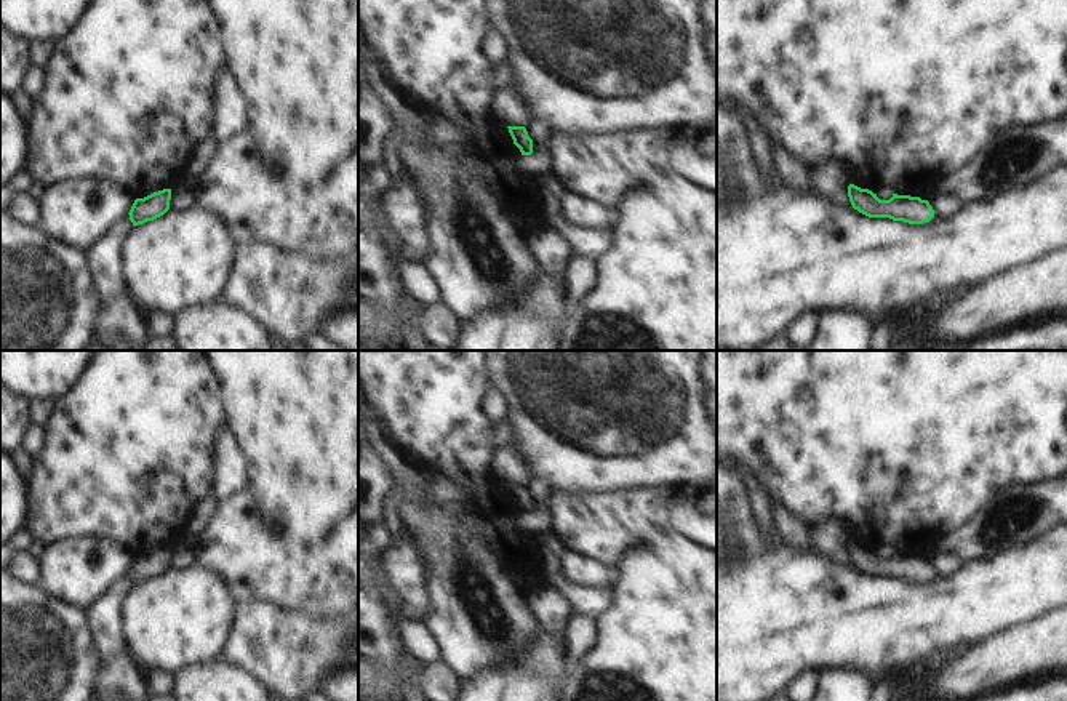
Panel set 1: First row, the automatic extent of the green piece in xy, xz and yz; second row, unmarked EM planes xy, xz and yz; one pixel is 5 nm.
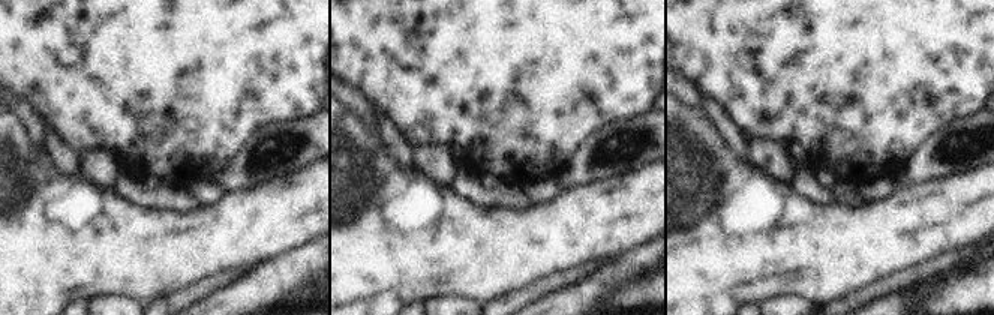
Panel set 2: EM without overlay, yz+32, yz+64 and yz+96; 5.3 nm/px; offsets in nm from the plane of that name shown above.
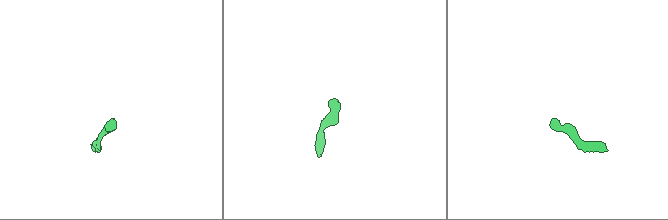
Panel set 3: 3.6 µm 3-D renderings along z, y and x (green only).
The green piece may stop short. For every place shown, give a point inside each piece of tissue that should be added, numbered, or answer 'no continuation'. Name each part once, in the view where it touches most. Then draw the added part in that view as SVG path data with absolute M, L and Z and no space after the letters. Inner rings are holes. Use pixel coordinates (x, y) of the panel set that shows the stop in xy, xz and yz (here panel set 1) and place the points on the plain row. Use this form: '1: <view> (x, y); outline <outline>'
no continuation

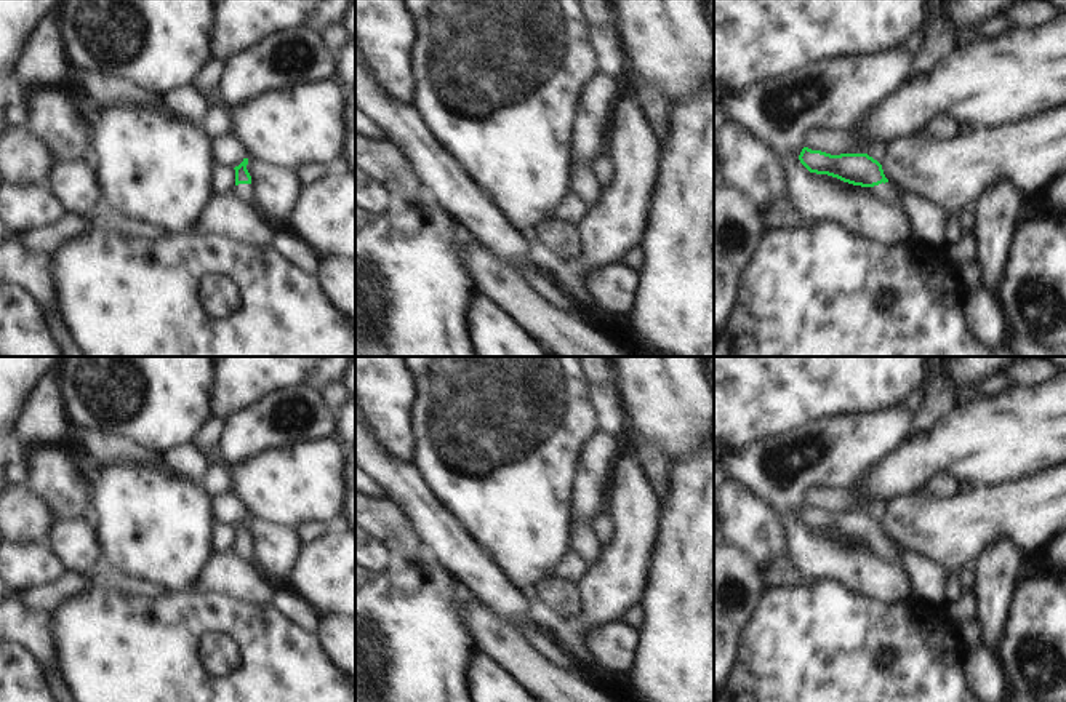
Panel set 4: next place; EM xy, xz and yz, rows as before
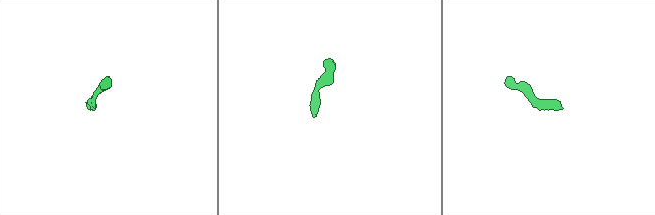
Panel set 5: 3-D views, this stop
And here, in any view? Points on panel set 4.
1: yz (887, 550); outline M882 540L879 544L874 544L874 550L880 558L884 558L896 566L901 566L900 550L896 548L896 545L892 540L885 540L885 542Z

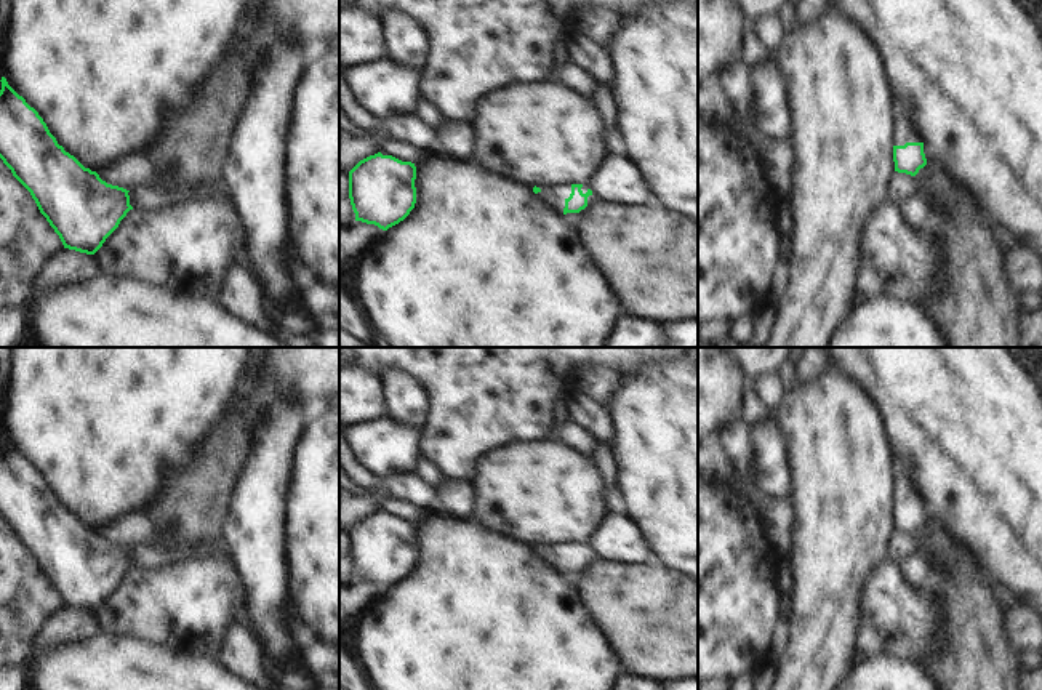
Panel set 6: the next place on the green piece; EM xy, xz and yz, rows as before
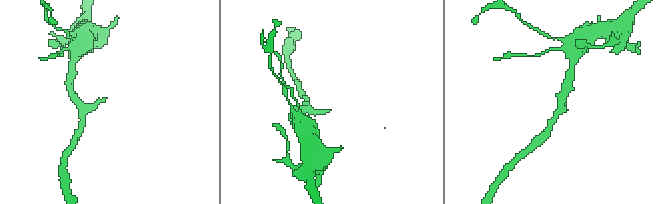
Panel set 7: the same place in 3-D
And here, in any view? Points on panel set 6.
1: xz (554, 554); outline M539 543L541 549L536 552L549 567L563 573L565 559L571 552L571 543Z

